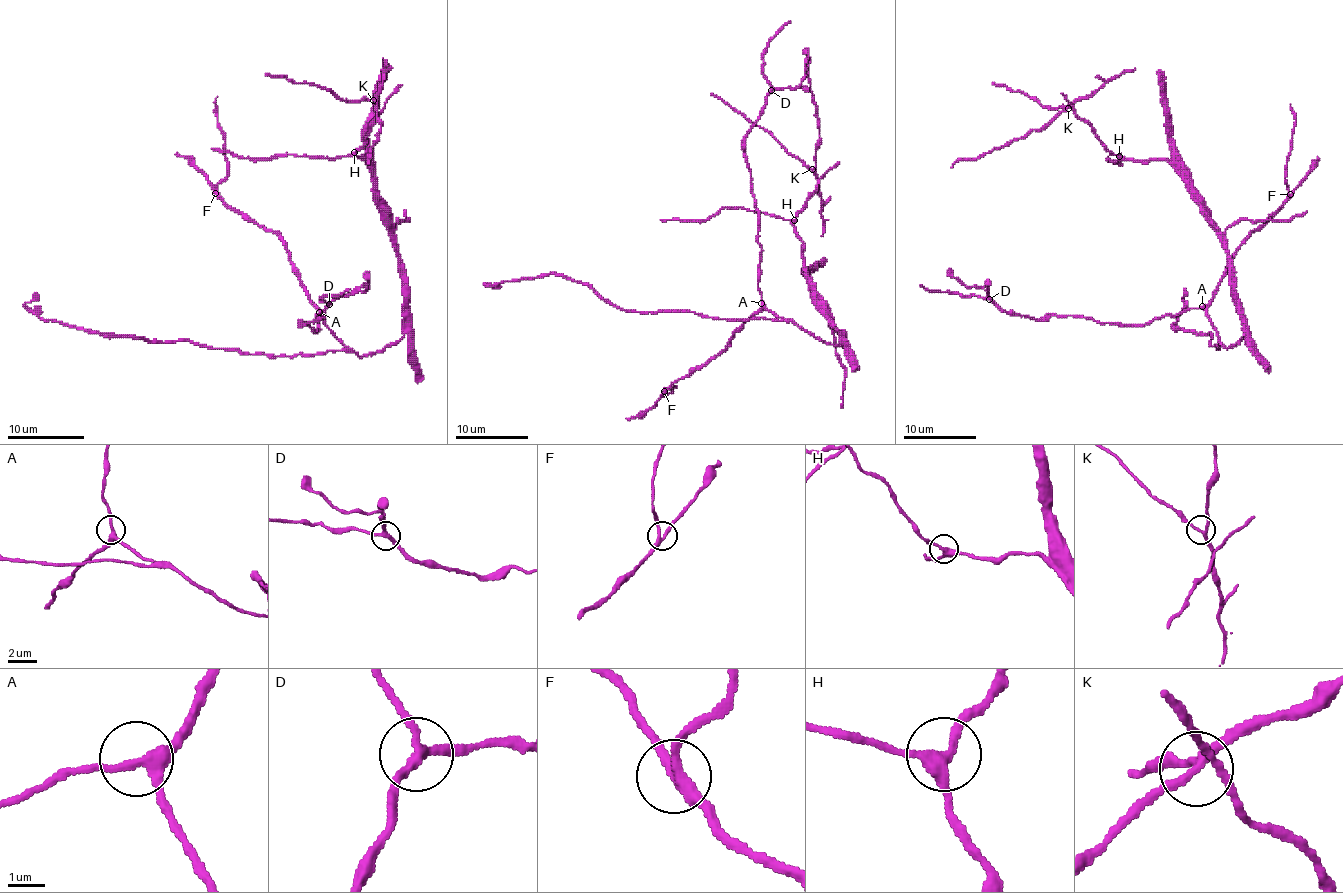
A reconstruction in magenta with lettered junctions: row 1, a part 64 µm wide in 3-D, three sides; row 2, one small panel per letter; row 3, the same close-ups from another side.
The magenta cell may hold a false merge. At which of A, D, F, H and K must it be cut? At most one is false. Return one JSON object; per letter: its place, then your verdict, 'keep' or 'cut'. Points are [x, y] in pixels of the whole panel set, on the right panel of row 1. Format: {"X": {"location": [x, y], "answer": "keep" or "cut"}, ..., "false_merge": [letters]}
{"A": {"location": [1202, 306], "answer": "keep"}, "D": {"location": [989, 299], "answer": "keep"}, "F": {"location": [1290, 194], "answer": "keep"}, "H": {"location": [1119, 156], "answer": "keep"}, "K": {"location": [1068, 108], "answer": "keep"}, "false_merge": []}

